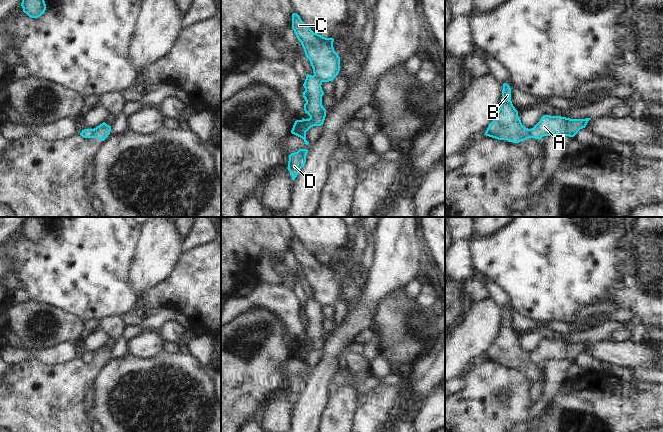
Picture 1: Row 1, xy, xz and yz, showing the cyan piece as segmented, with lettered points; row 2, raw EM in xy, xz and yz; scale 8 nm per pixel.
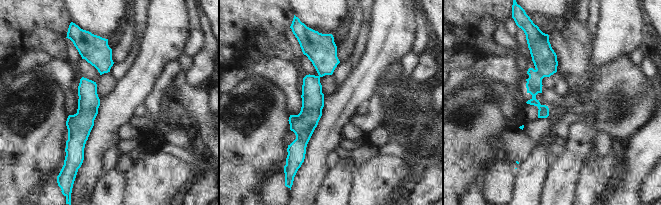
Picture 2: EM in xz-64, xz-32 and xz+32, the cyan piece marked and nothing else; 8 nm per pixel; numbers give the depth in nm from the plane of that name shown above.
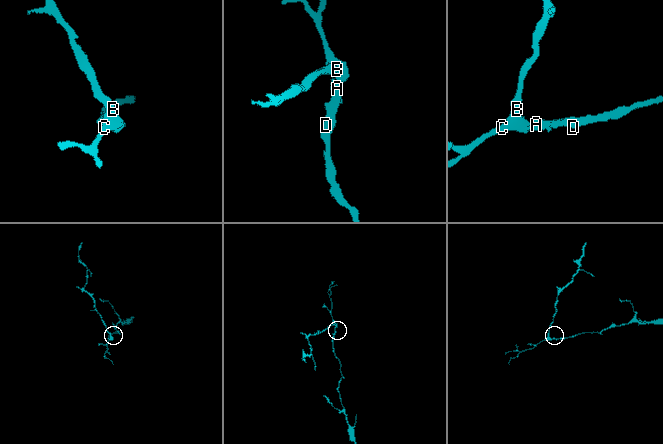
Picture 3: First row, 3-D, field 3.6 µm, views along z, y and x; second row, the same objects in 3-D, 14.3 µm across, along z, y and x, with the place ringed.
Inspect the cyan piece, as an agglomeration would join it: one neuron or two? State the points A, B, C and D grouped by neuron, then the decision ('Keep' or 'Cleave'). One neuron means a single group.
Groups: A D / B C. Cleave

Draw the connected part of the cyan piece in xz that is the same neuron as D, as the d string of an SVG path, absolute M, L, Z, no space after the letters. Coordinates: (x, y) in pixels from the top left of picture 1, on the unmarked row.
M299 373L297 376L291 377L288 385L288 394L290 399L292 400L292 404L294 405L297 401L300 393L306 387L306 379L308 377L307 373Z

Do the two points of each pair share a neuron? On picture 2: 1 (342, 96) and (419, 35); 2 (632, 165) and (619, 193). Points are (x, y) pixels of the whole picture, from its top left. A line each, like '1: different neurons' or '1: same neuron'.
1: different neurons
2: same neuron

